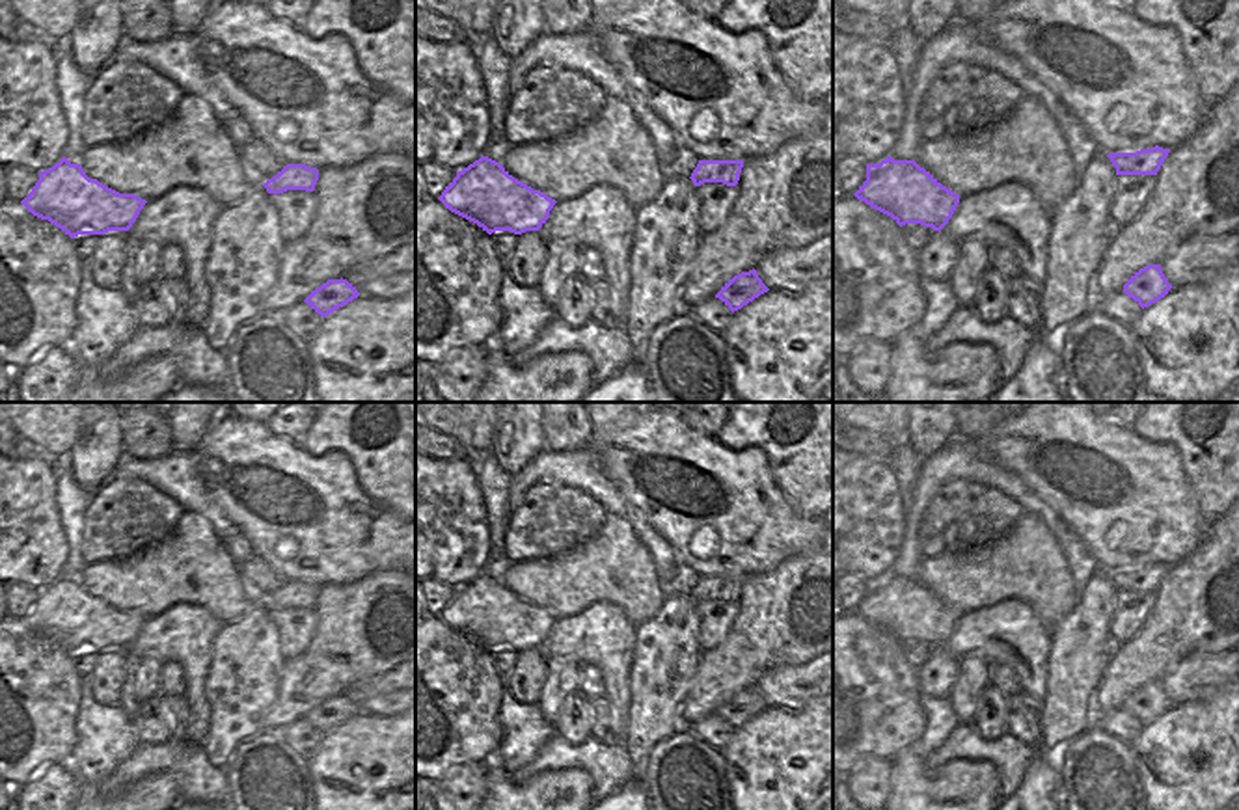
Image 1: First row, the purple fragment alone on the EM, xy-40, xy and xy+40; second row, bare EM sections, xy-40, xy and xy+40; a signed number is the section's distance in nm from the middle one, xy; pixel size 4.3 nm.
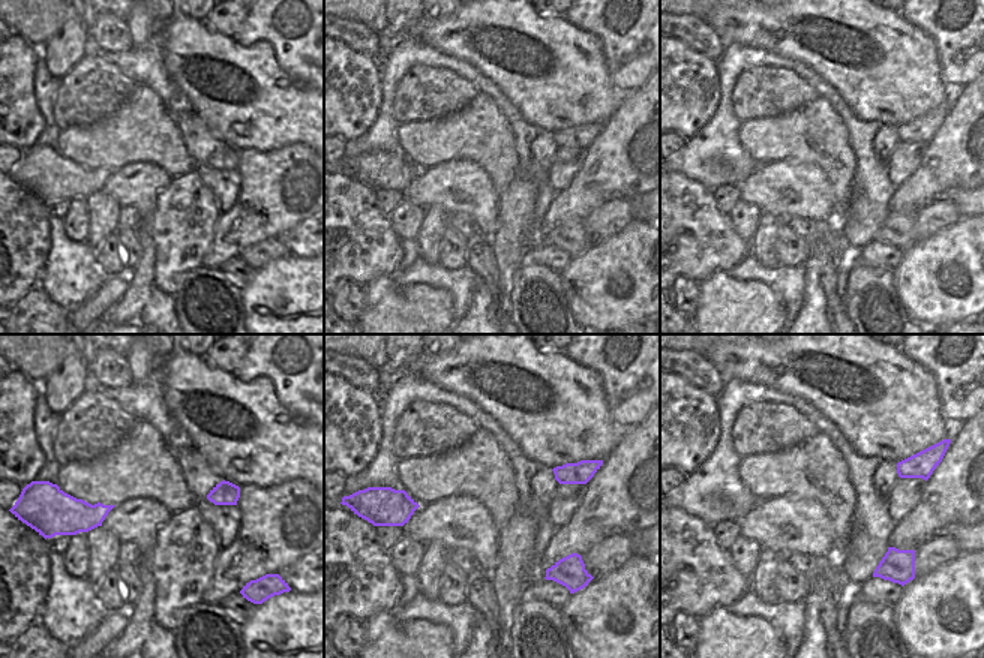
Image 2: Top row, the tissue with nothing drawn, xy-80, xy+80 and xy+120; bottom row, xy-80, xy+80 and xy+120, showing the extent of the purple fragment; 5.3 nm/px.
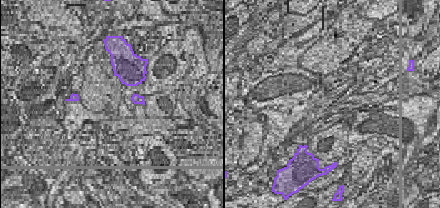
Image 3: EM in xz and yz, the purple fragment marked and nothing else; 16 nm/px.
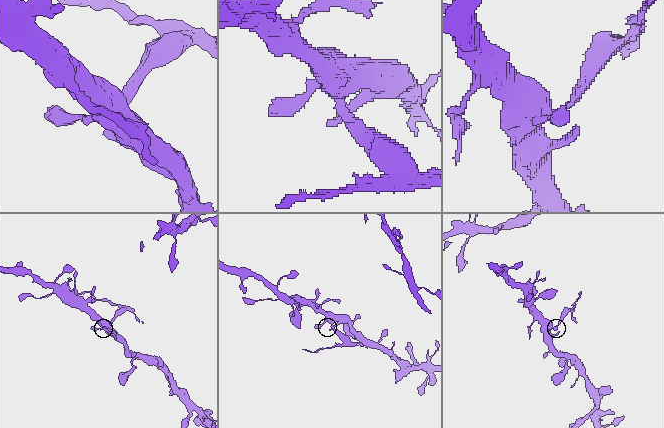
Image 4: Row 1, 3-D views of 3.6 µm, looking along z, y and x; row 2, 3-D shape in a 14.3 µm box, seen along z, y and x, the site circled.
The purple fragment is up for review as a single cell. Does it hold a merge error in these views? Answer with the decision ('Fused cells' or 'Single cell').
Fused cells

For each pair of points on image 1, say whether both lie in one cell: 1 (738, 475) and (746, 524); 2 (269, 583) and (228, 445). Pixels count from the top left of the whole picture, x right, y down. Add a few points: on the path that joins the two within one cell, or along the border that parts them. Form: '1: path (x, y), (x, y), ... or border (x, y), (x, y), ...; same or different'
1: path (738, 486), (738, 512); same
2: border (256, 553), (285, 581); different

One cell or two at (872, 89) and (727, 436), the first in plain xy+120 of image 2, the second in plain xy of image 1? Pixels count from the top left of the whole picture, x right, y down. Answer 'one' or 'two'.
two

